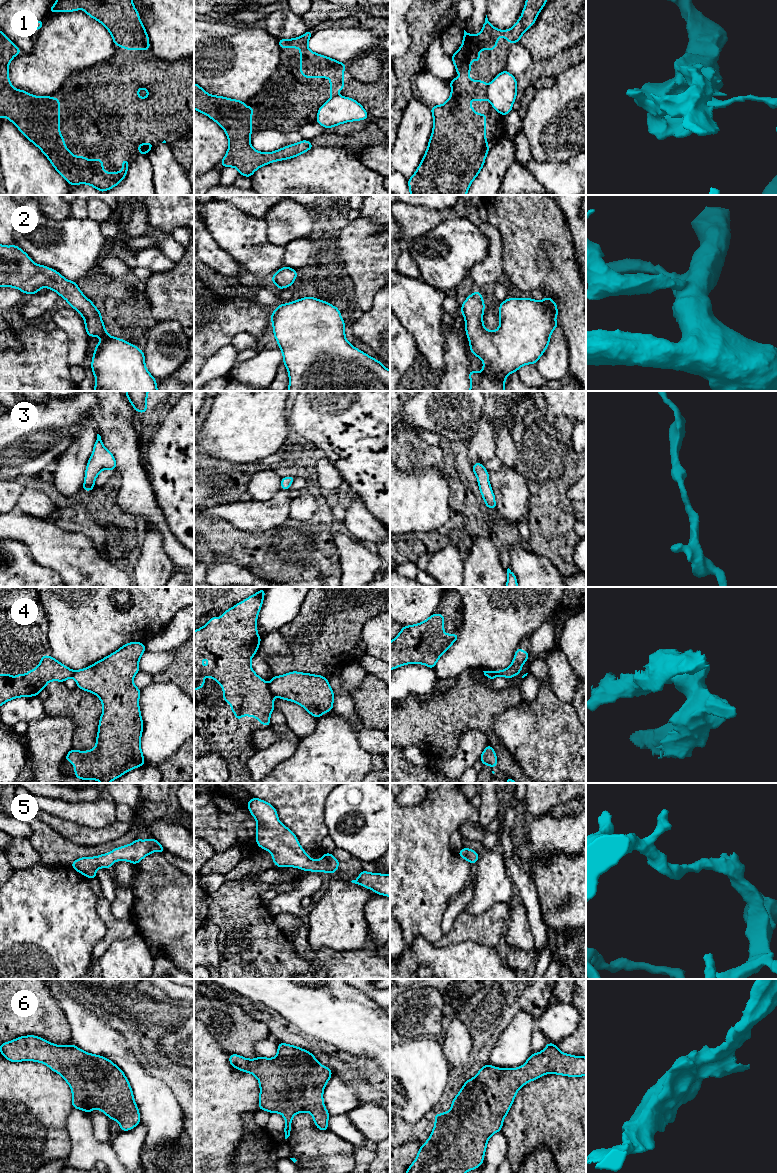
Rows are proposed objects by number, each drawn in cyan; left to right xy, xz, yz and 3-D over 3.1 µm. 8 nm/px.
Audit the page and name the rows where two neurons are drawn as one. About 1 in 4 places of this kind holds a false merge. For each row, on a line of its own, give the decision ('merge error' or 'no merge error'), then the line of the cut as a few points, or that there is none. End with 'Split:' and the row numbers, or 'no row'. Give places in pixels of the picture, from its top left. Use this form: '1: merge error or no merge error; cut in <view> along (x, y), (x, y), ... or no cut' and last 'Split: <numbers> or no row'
1: merge error; cut in yz along (486, 88), (487, 98)
2: no merge error; no cut
3: no merge error; no cut
4: merge error; cut in xz along (268, 684), (268, 689), (273, 695)
5: no merge error; no cut
6: no merge error; no cut
Split: 1, 4

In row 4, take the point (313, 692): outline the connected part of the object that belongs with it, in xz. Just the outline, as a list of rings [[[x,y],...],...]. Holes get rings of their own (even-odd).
[[[293,671],[273,676],[269,690],[274,697],[301,705],[316,718],[333,710],[334,693],[322,675]]]

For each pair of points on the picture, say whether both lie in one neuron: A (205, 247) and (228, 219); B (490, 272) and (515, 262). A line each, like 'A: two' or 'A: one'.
A: two
B: two

